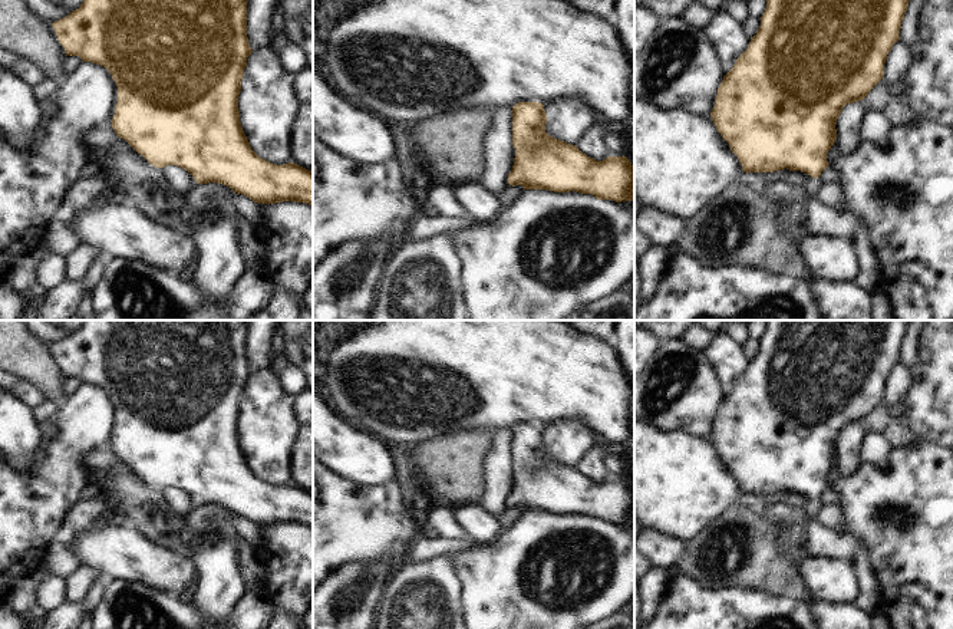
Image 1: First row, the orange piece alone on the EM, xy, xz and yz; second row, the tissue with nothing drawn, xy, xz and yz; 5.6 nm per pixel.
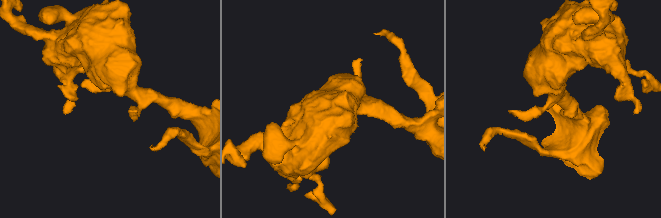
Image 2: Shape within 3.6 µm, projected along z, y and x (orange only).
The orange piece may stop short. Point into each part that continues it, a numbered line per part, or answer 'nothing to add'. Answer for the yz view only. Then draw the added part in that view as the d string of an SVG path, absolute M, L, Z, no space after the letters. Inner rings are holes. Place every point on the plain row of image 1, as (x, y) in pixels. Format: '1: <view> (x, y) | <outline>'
1: yz (811, 506) | M794 493L794 494L799 494L799 495L804 497L807 516L811 520L815 520L820 508L821 508L821 500L820 498L818 500L812 500L811 497L808 497L805 494L801 494L801 493Z

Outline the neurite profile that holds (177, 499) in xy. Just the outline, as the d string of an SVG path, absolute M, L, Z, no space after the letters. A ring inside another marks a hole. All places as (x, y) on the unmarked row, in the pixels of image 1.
M166 487L161 490L162 495L168 501L168 504L175 510L178 514L187 517L189 513L189 497L184 490L177 487Z

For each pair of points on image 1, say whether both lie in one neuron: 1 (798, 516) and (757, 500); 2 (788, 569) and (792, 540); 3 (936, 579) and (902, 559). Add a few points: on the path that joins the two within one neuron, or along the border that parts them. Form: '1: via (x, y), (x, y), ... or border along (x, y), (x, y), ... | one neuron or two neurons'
1: border along (765, 507), (774, 503), (785, 503), (804, 510) | two neurons
2: border along (778, 517), (785, 542), (804, 546) | two neurons
3: via (927, 570), (916, 559), (910, 559) | one neuron

